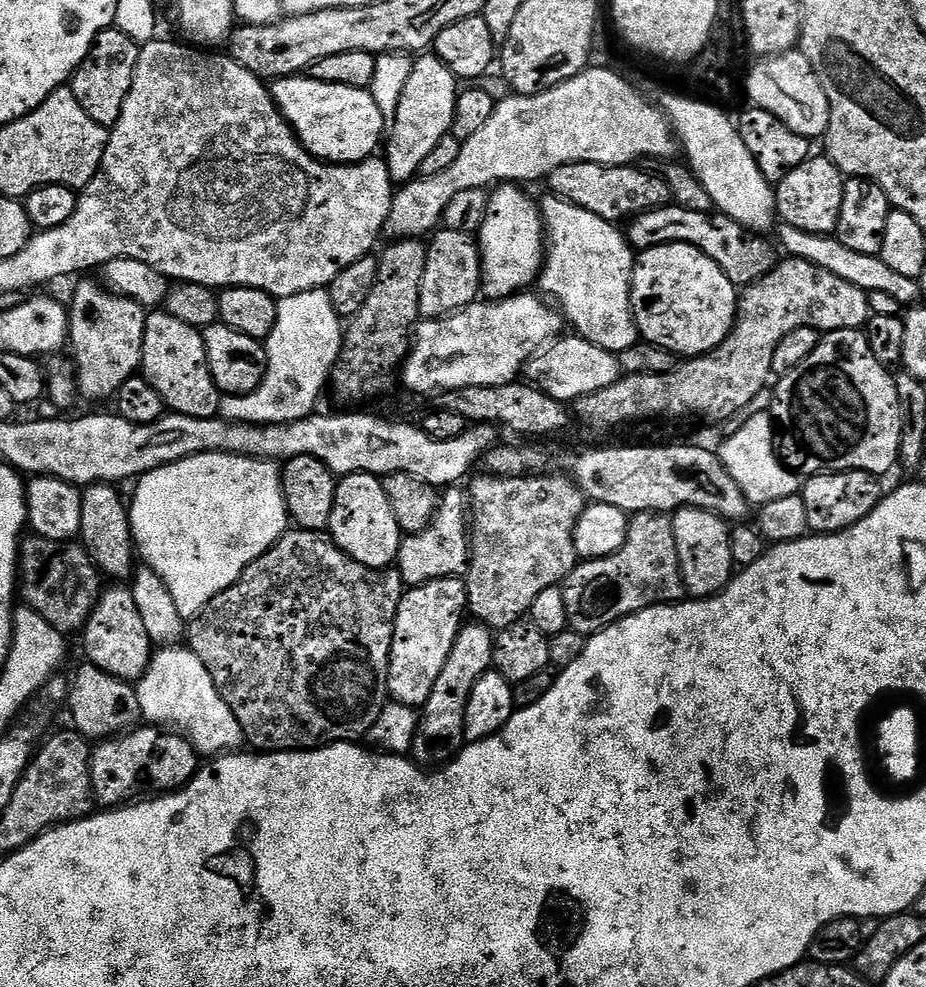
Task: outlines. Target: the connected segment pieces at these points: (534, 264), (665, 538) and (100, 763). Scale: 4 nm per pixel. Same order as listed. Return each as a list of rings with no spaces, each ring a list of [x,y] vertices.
[[[505,182],[489,195],[486,218],[478,233],[478,247],[482,261],[482,292],[485,297],[494,300],[503,300],[505,296],[517,295],[529,286],[535,285],[544,266],[546,255],[544,221],[537,201],[535,199],[532,201],[520,188],[523,187],[512,182]]]
[[[638,512],[628,521],[626,542],[614,554],[601,560],[577,563],[562,585],[566,598],[568,627],[591,638],[612,624],[656,604],[674,604],[685,599],[684,579],[678,562],[671,515]]]
[[[137,726],[93,747],[90,778],[97,805],[111,810],[145,798],[178,792],[195,778],[202,760],[185,736],[160,726]]]

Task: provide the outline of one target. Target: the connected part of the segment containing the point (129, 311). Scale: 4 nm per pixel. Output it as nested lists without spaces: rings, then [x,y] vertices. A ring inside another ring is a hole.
[[[92,278],[79,281],[68,308],[68,338],[76,359],[76,387],[83,399],[85,396],[88,400],[111,401],[119,388],[141,371],[148,312],[144,305],[113,292],[99,279],[88,279]]]

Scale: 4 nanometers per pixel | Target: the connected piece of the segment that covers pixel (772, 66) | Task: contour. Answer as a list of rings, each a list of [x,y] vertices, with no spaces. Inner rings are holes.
[[[793,50],[781,52],[779,56],[760,58],[748,72],[748,96],[755,107],[774,114],[790,130],[809,138],[823,137],[830,122],[830,102],[826,98],[826,90],[822,90],[822,82],[818,82],[818,74],[814,74],[814,66],[805,58],[803,52]]]

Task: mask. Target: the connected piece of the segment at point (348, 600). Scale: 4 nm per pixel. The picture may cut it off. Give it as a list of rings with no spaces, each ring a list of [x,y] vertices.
[[[289,530],[273,548],[267,548],[258,559],[250,562],[250,566],[246,566],[246,570],[236,579],[235,584],[219,592],[197,616],[187,621],[186,644],[194,654],[198,654],[198,658],[202,658],[206,670],[210,670],[210,678],[214,678],[226,706],[234,710],[234,718],[238,718],[242,726],[245,741],[253,749],[262,752],[299,752],[310,748],[322,748],[329,744],[356,742],[367,737],[370,726],[378,722],[378,714],[382,714],[385,704],[390,700],[390,650],[398,606],[405,591],[404,579],[395,567],[367,568],[362,566],[362,562],[354,562],[354,558],[347,556],[324,532]]]

